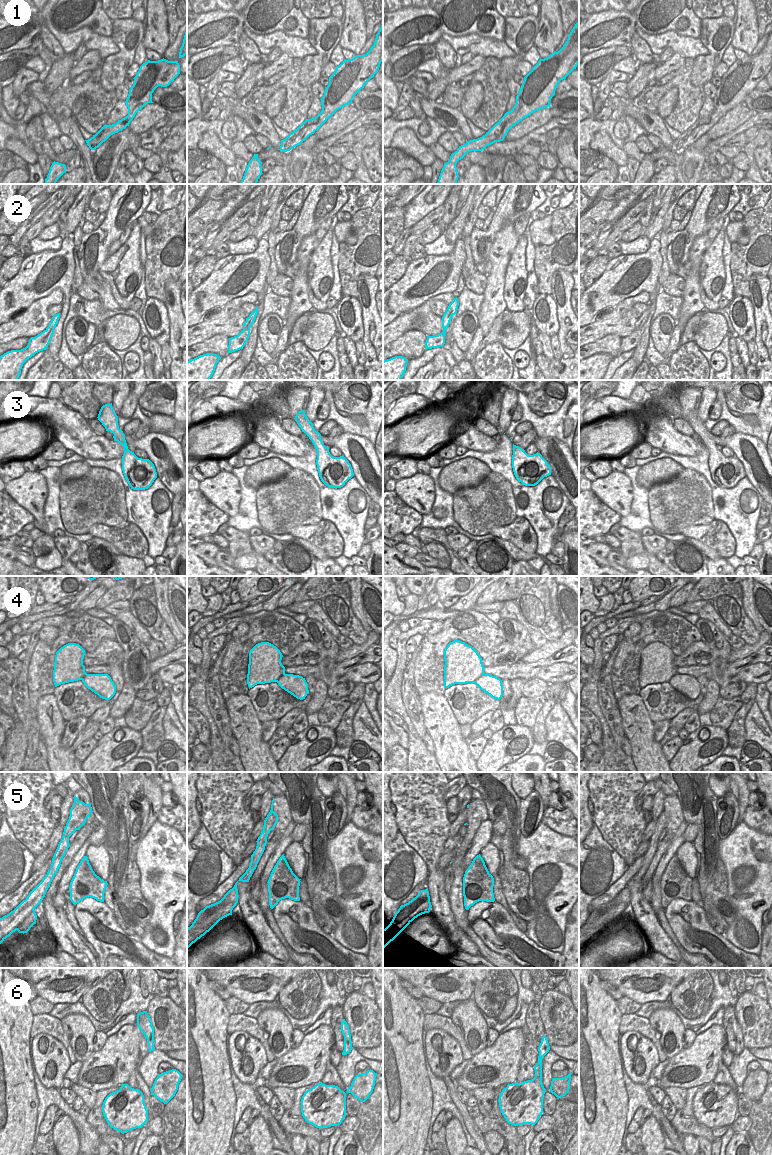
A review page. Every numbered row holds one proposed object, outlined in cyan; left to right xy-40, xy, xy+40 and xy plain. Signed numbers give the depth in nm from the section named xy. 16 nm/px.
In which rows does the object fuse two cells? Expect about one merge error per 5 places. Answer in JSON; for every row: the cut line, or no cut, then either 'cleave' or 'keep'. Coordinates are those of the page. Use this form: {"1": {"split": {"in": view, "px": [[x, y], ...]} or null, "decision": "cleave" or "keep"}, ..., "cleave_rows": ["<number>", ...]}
{"1": {"split": null, "decision": "keep"}, "2": {"split": null, "decision": "keep"}, "3": {"split": null, "decision": "keep"}, "4": {"split": null, "decision": "keep"}, "5": {"split": {"in": "xy-40", "px": [[34, 910], [16, 929]]}, "decision": "cleave"}, "6": {"split": null, "decision": "keep"}, "cleave_rows": ["5"]}

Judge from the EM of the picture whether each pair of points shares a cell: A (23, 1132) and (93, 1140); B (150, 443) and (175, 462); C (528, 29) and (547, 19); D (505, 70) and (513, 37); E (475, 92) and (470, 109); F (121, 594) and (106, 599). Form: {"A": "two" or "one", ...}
{"A": "two", "B": "one", "C": "two", "D": "one", "E": "one", "F": "one"}

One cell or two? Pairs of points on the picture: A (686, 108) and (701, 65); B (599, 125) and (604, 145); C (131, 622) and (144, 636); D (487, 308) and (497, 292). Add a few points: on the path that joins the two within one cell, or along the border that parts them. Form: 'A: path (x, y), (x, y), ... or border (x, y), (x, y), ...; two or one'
A: border (694, 62), (690, 82), (693, 85), (702, 86); two
B: border (589, 142), (595, 133), (604, 131), (617, 146); two
C: path (133, 625), (141, 633); one
D: path (491, 304), (494, 296); one

